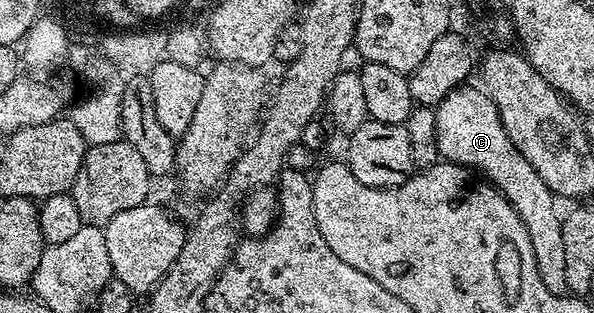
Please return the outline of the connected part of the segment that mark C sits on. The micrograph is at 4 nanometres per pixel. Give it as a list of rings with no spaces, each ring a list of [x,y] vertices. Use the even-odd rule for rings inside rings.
[[[464,85],[447,95],[436,108],[436,145],[438,156],[455,165],[479,172],[500,190],[520,215],[532,243],[534,266],[549,293],[564,296],[568,292],[566,255],[564,252],[562,216],[555,211],[556,196],[539,173],[523,159],[511,143],[501,116],[488,93],[478,86]]]

